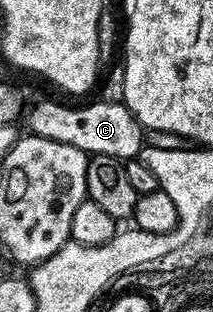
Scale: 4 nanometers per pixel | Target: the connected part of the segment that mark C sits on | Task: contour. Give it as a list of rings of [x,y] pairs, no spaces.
[[[46,99],[38,103],[25,116],[29,134],[48,137],[52,141],[64,141],[64,145],[76,145],[87,155],[107,155],[120,160],[137,159],[142,154],[144,128],[138,118],[126,107],[125,102],[86,103],[83,107],[65,107]]]

